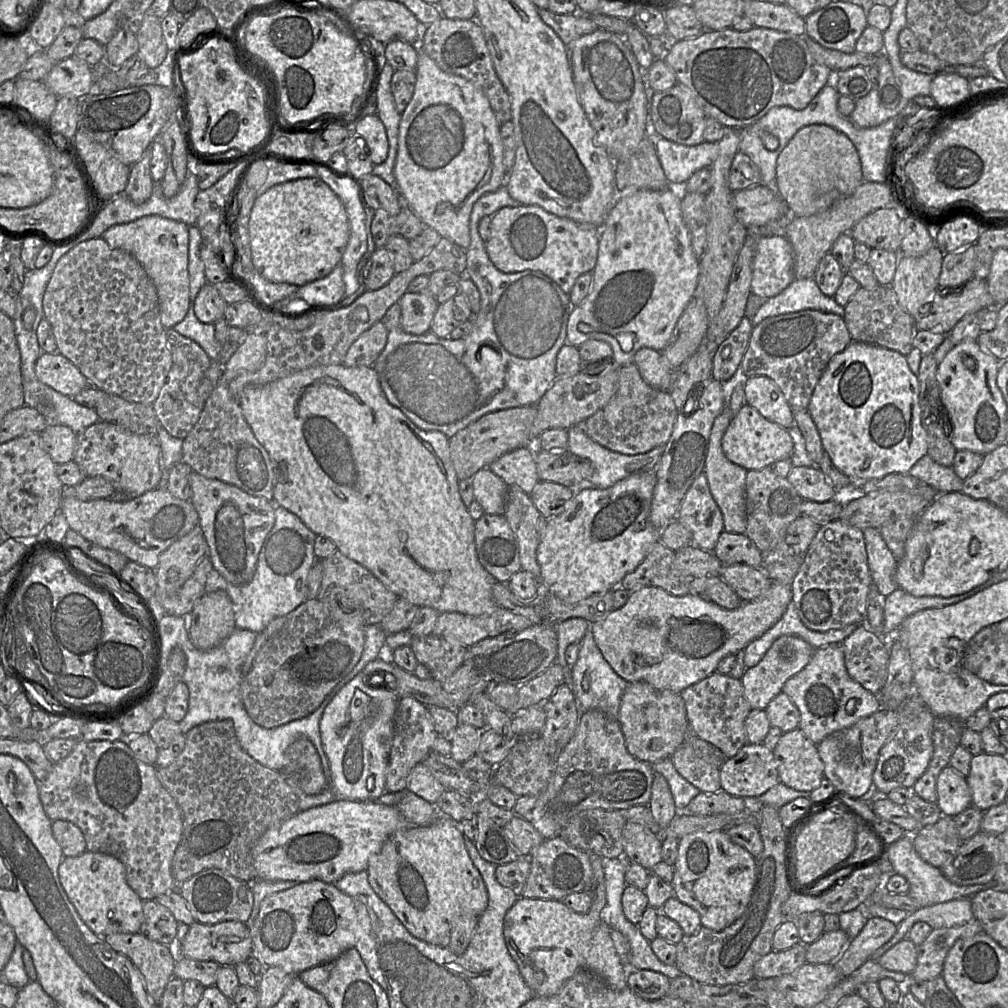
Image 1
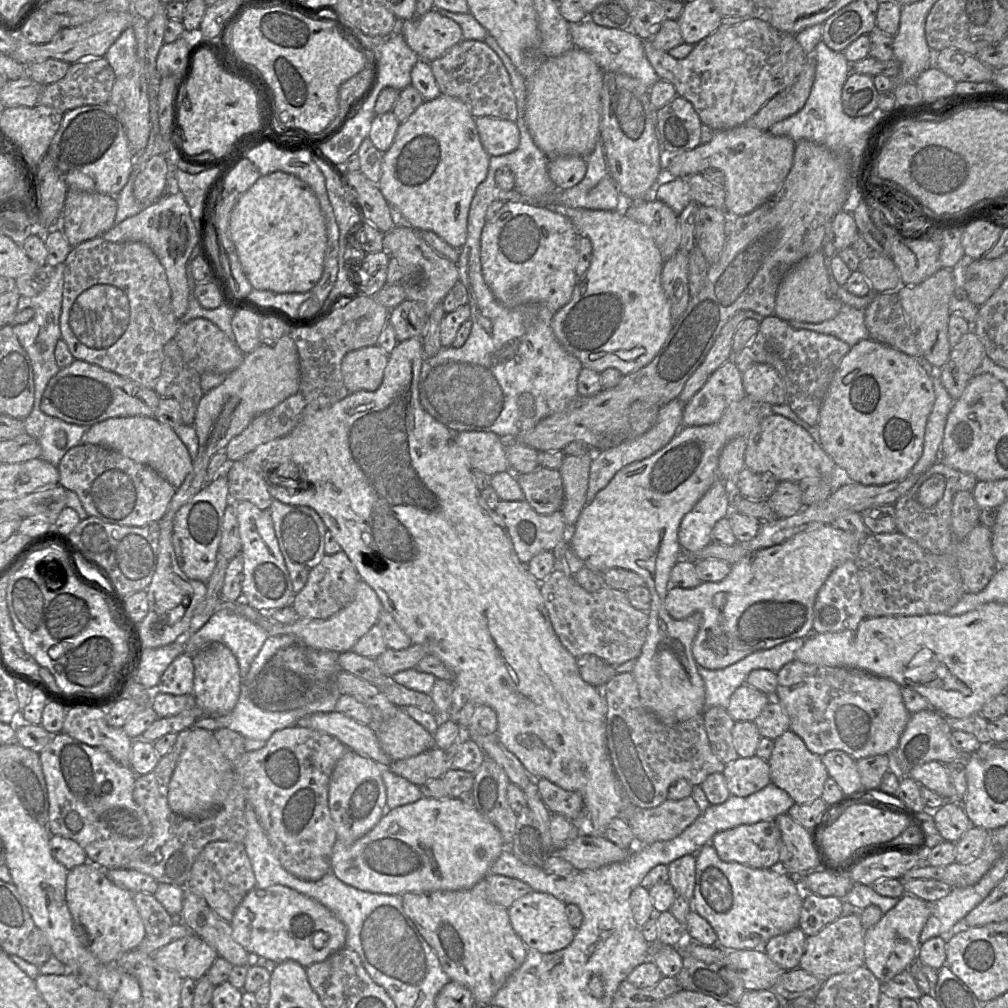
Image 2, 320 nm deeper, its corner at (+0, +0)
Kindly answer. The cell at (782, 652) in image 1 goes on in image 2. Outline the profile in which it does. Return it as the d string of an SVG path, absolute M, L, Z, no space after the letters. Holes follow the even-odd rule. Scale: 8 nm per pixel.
M743 684L731 696L727 711L737 721L755 721L773 696Z

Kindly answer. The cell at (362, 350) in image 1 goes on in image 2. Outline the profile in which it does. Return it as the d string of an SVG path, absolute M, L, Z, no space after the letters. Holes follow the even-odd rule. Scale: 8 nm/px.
M378 345L347 353L341 363L341 373L349 393L377 390L383 381L388 357Z

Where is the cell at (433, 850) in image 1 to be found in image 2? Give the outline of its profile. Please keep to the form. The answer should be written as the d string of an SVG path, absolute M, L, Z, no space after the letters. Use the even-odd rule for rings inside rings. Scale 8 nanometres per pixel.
M486 877L468 890L406 893L401 895L401 900L405 913L436 953L450 981L458 982L468 988L474 996L475 1005L491 1004L506 979L526 958L527 946L514 931L508 909L487 897Z

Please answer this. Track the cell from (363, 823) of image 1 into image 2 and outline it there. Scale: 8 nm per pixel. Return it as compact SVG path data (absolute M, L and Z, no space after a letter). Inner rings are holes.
M422 797L420 800L387 809L380 821L364 836L351 845L345 845L337 840L333 846L331 857L331 872L343 883L362 891L401 896L406 893L430 893L435 891L460 891L468 890L483 880L489 873L491 866L504 850L503 840L499 829L487 818L481 815L475 808L468 808L461 799L446 797L434 799Z

